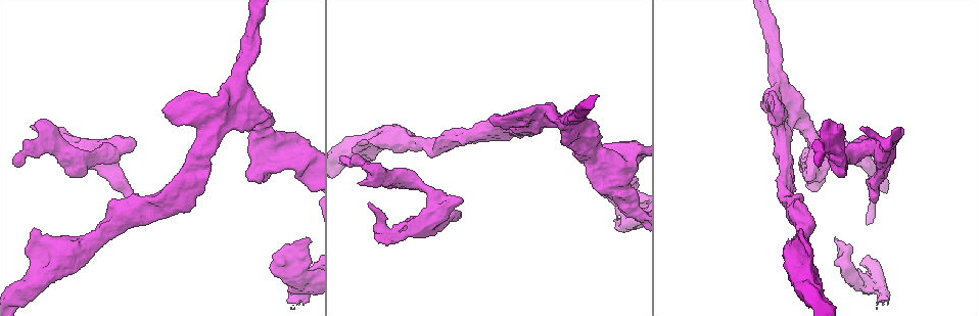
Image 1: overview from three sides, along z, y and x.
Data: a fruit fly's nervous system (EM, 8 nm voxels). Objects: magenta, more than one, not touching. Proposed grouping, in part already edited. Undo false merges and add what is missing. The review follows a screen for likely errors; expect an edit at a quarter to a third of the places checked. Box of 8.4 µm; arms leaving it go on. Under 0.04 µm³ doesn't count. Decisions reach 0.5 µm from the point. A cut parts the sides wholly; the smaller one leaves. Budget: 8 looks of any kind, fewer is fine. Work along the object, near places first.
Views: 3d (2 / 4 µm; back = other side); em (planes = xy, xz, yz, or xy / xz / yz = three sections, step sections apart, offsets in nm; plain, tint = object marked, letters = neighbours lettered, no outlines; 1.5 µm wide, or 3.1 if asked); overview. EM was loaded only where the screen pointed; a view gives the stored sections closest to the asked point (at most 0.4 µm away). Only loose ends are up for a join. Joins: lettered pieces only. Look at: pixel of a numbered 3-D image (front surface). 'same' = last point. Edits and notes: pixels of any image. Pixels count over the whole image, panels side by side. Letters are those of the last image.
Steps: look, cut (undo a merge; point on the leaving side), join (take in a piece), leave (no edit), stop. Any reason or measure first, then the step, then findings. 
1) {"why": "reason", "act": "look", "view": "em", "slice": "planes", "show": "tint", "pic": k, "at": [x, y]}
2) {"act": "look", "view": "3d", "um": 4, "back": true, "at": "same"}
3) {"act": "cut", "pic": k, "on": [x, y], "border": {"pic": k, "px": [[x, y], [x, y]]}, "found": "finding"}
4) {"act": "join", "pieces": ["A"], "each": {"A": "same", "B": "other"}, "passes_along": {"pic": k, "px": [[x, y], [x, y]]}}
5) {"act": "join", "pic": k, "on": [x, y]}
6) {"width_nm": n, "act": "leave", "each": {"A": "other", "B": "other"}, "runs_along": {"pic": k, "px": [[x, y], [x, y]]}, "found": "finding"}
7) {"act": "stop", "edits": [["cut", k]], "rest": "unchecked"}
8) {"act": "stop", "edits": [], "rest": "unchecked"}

{"why": "an open end", "act": "look", "view": "3d", "um": 4, "pic": 1, "at": [874, 200]}

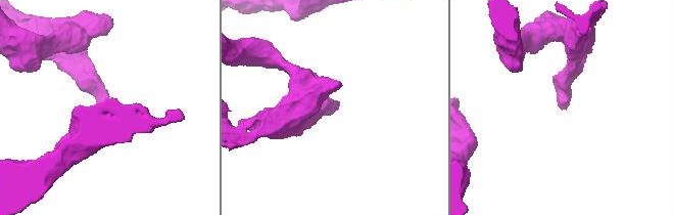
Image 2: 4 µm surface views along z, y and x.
{"act": "look", "view": "em", "slice": "planes", "show": "letters", "pic": 2, "at": [564, 106]}

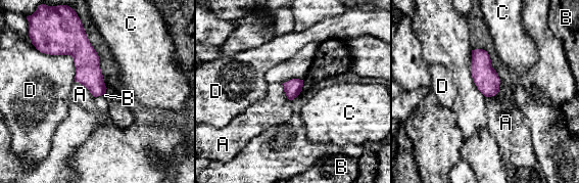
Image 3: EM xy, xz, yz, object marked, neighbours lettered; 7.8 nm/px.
{"act": "leave", "each": {"A": "other", "B": "other", "C": "other", "D": "other"}, "found": "no lettered piece goes on from it"}

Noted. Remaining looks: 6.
{"why": "stops while still wide", "act": "look", "view": "3d", "um": 4, "pic": 1, "at": [619, 222]}

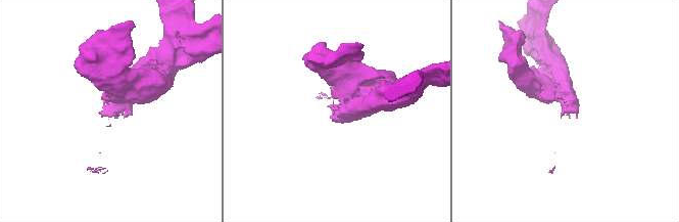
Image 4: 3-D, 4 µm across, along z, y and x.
{"act": "look", "view": "em", "slice": "planes", "show": "letters", "pic": 4, "at": [332, 106]}

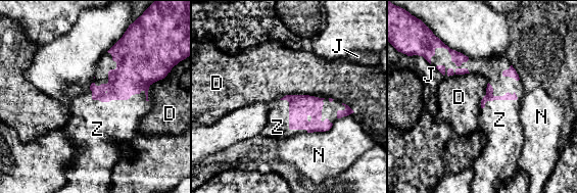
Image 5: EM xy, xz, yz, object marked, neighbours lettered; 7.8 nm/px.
{"act": "join", "pieces": ["Z"], "each": {"D": "other", "J": "other", "N": "other", "Z": "same"}, "found": "it goes on there"}

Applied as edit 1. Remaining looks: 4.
{"why": "sharp bend", "act": "look", "view": "em", "slice": "planes", "show": "plain", "pic": 1, "at": [634, 178]}

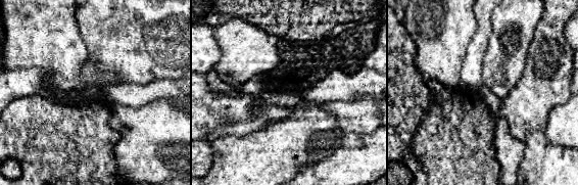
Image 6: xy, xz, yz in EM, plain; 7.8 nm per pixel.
{"act": "look", "view": "em", "slice": "planes", "show": "tint", "at": "same"}

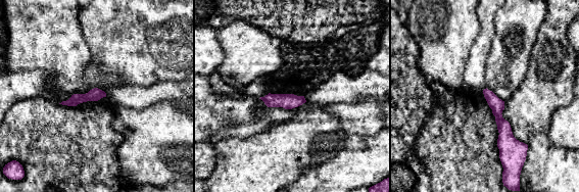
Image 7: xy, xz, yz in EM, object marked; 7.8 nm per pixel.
{"act": "look", "view": "em", "slice": "planes", "show": "letters", "at": "same"}

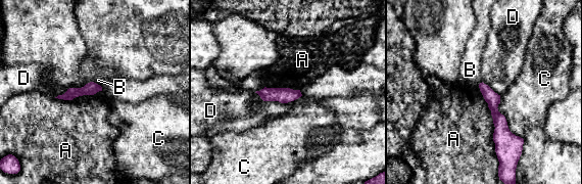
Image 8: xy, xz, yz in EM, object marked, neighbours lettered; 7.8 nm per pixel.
{"act": "leave", "each": {"A": "other", "B": "other", "C": "other", "D": "other"}, "runs_along": {"pic": 8, "px": [[482, 86], [500, 123], [499, 150]]}, "found": "continuous, no second neuron"}

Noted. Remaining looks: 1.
{"act": "stop", "edits": [["join", 5]], "rest": "unchecked"}

